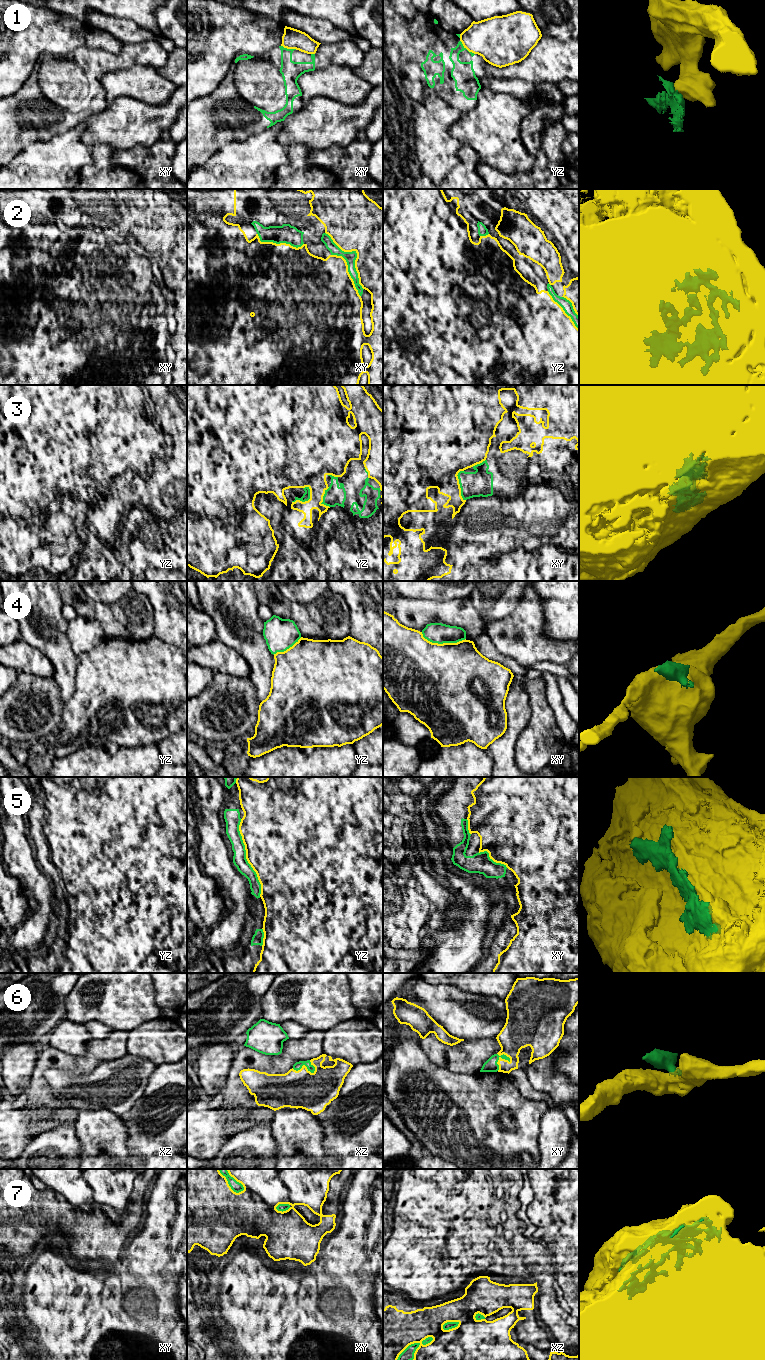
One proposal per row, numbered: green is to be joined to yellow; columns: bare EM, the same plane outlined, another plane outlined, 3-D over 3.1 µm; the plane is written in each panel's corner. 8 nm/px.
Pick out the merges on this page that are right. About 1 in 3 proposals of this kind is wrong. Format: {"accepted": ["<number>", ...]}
{"accepted": ["2", "3", "5", "6", "7"]}

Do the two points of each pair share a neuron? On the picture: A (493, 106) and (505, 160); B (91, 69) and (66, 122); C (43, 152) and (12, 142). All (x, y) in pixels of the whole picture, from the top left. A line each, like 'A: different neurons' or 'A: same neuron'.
A: same neuron
B: same neuron
C: different neurons

